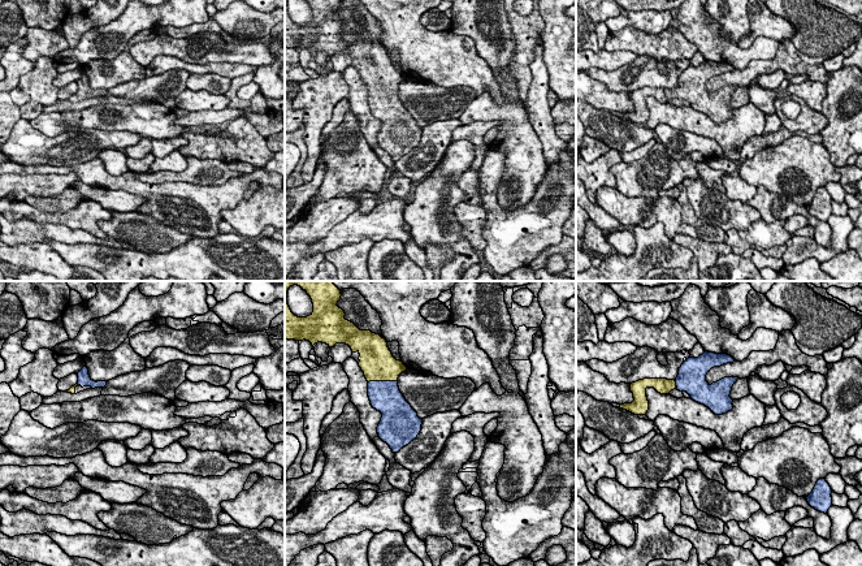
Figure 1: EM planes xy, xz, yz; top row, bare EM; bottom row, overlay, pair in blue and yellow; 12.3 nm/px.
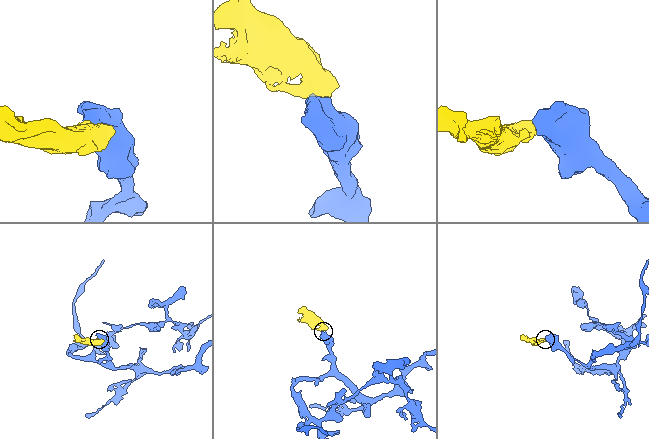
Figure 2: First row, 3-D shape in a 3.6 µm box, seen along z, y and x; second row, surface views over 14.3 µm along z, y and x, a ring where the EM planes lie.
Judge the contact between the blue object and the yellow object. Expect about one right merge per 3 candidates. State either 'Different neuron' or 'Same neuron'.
Same neuron

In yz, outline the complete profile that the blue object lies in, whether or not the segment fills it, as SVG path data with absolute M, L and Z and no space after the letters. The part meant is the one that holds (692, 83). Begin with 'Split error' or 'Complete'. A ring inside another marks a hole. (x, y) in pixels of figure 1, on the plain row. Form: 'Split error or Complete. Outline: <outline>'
Split error. Outline: M705 60L698 66L688 66L679 77L675 88L644 87L631 92L634 109L620 113L620 117L634 124L646 124L649 109L646 98L654 96L660 103L668 103L677 98L686 100L690 107L709 116L715 124L722 124L733 117L733 108L729 105L733 92L738 86L724 86L711 94L706 90L707 81L714 75L733 72L735 68L727 62Z

